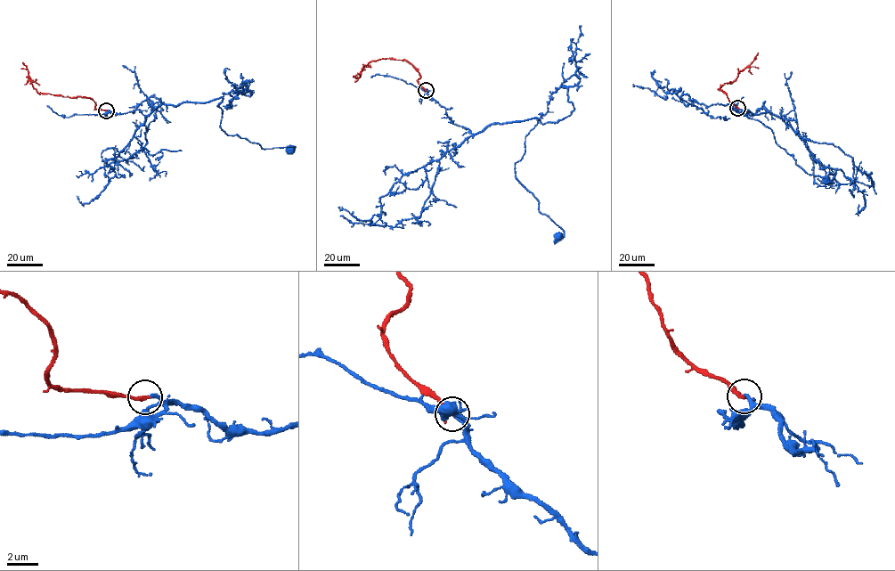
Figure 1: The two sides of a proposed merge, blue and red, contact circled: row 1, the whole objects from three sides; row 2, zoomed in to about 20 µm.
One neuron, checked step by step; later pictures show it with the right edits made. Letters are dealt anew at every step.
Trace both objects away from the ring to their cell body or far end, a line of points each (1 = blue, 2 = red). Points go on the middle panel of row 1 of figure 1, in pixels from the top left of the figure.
1: (425, 90), (452, 123), (472, 134), (537, 118), (515, 175), (537, 199), (540, 212), (563, 230), (558, 236)
2: (425, 90), (419, 83), (420, 77), (418, 72), (403, 60), (372, 61), (355, 78)

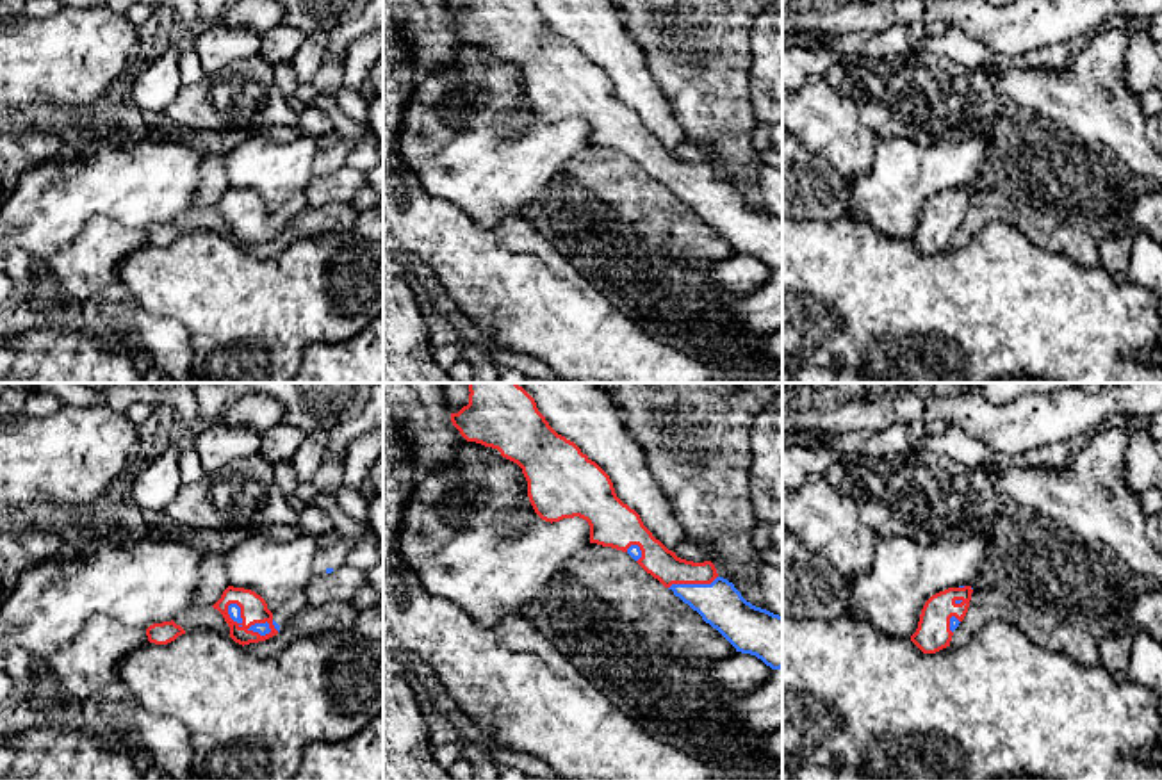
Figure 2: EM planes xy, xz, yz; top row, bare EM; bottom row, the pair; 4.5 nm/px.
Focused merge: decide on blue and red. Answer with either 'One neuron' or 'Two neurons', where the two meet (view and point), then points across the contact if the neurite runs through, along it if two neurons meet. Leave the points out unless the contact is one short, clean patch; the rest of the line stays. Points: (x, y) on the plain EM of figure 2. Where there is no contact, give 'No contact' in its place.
One neuron. Touches blue at xy (262, 225)

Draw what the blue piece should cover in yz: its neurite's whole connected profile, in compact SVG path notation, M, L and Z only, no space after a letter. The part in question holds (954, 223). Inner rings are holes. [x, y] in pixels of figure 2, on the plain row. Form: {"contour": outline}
{"contour": "M959 187L932 196L921 210L918 230L911 242L923 255L936 255L950 248L953 232L968 214L971 194L971 187Z"}

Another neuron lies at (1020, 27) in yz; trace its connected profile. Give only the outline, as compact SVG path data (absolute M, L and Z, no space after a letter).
M854 0L829 9L782 12L782 30L818 30L838 36L884 32L916 21L925 27L945 23L948 28L961 28L991 53L1018 57L1084 36L1109 18L1155 16L1158 12L1162 12L1162 0L1014 0L1005 5L994 5L987 0Z

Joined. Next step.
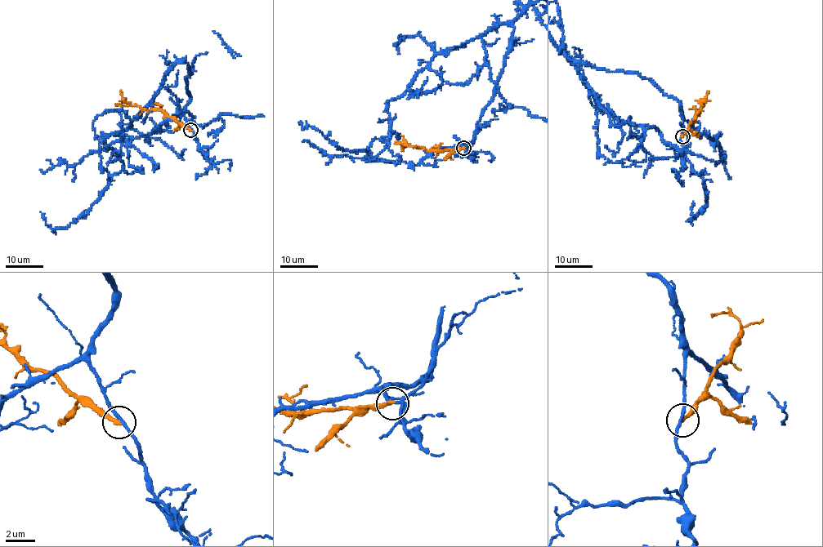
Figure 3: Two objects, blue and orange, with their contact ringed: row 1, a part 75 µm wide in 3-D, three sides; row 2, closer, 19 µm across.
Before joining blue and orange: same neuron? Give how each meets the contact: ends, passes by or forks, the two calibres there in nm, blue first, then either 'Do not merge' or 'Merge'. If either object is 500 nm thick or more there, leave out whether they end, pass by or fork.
At the ring blue passes by. At the ring orange ends. Thickness 200 nm (blue) against 280 nm. Do not merge

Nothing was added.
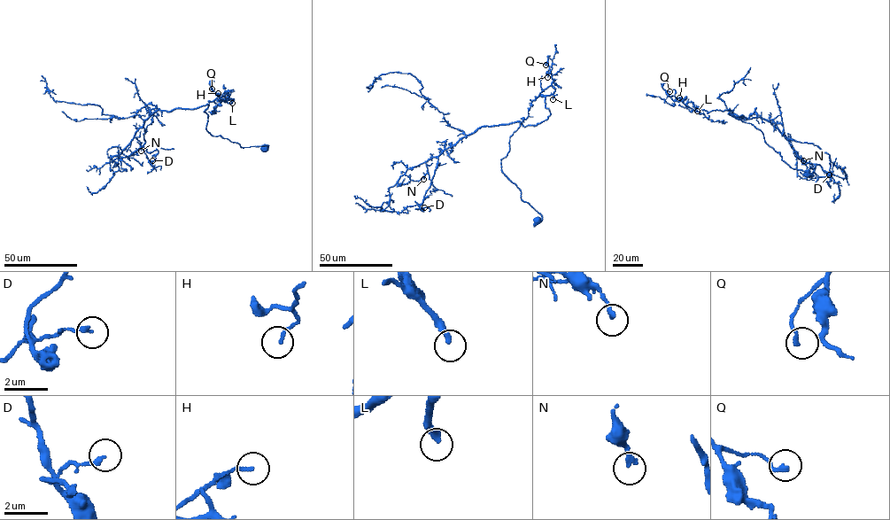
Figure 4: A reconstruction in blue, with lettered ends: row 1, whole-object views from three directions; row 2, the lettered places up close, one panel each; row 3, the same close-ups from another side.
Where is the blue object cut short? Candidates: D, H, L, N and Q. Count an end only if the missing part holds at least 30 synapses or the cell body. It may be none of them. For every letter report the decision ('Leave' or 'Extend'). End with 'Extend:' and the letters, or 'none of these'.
D: Leave
H: Leave
L: Extend
N: Leave
Q: Leave
Extend: L

